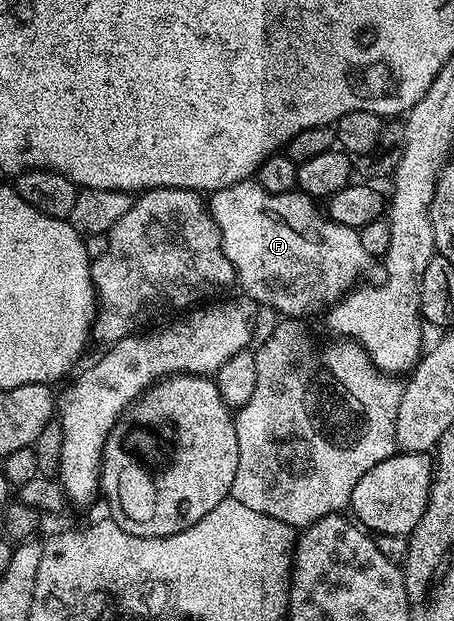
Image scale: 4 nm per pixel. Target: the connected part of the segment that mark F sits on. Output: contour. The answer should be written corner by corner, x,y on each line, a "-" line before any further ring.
250,177
239,181
235,185
227,185
227,189
219,189
212,192
208,196
207,206
209,216
215,221
215,225
221,234
221,248
227,257
227,261
231,261
231,265
237,274
237,283
242,287
244,294
248,296
254,304
262,303
265,307
270,307
273,311
278,311
281,317
301,317
297,315
305,315
308,311
313,311
316,307
324,308
326,305
332,305
341,298
342,295
354,290
358,286
361,274
368,269
372,263
375,263
374,256
367,253
367,249
363,249
363,245
359,245
359,230
356,227
348,227
347,225
339,225
335,221
331,221
323,214
316,202
310,199
308,195
302,195
300,191
294,189
285,193
275,193
272,195
267,189
260,186
256,178

